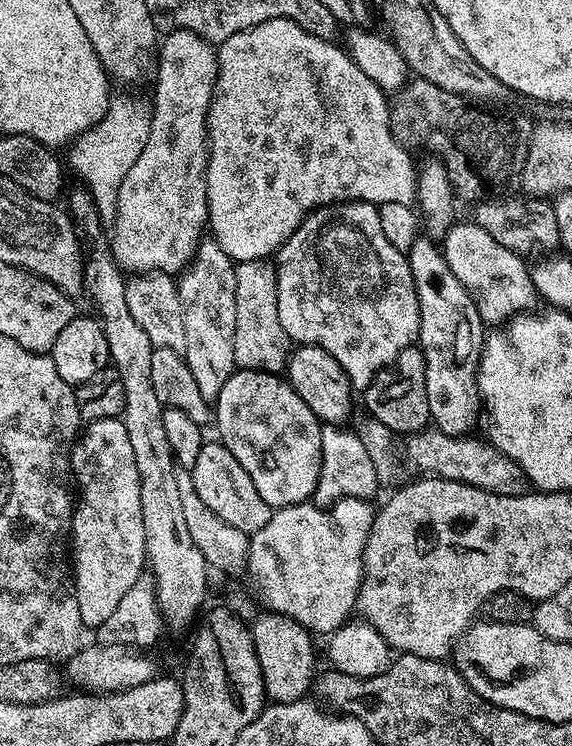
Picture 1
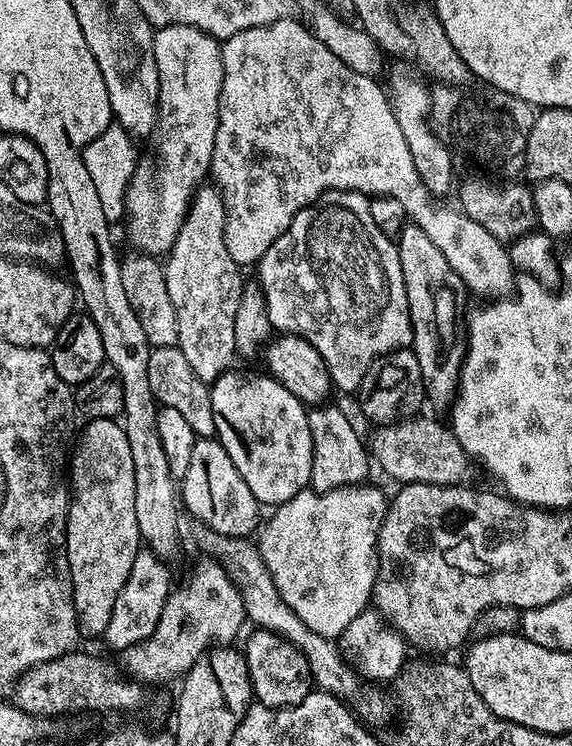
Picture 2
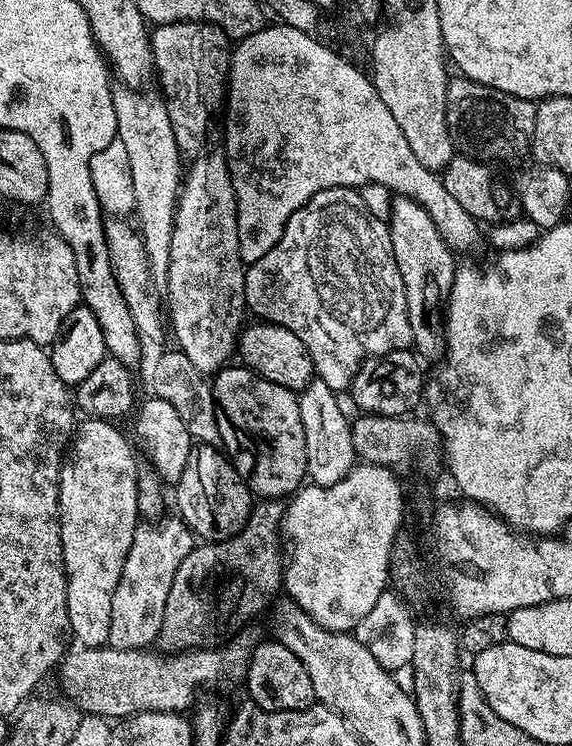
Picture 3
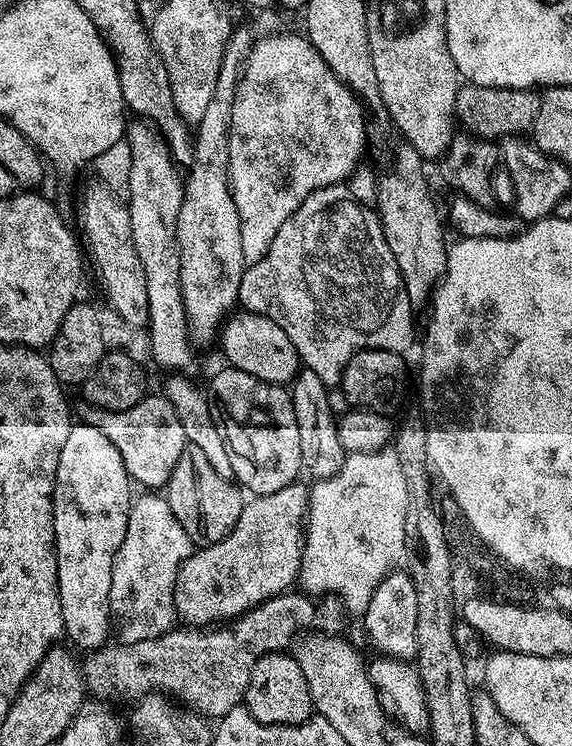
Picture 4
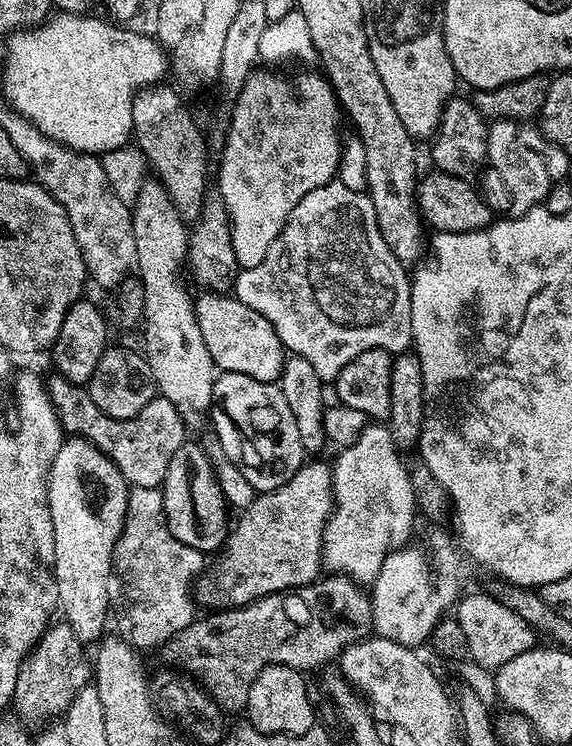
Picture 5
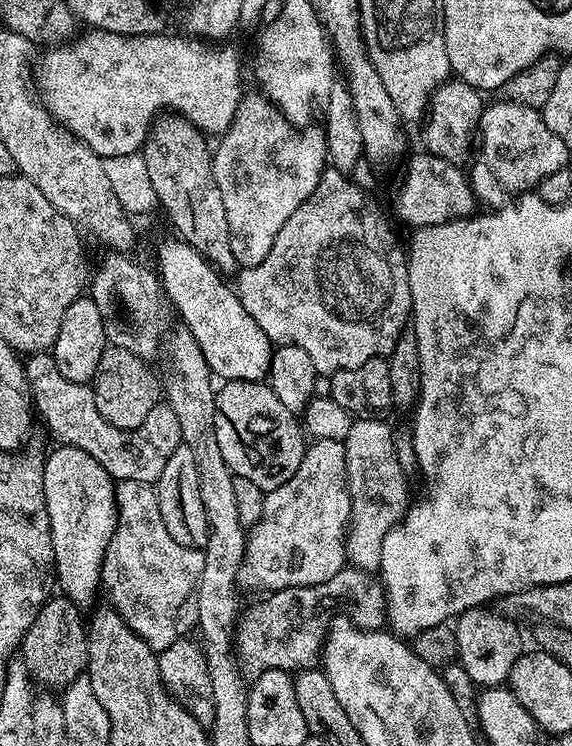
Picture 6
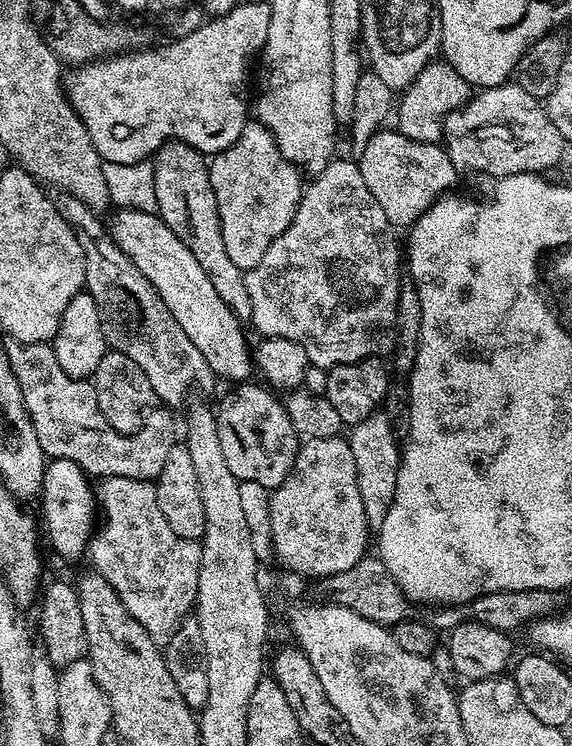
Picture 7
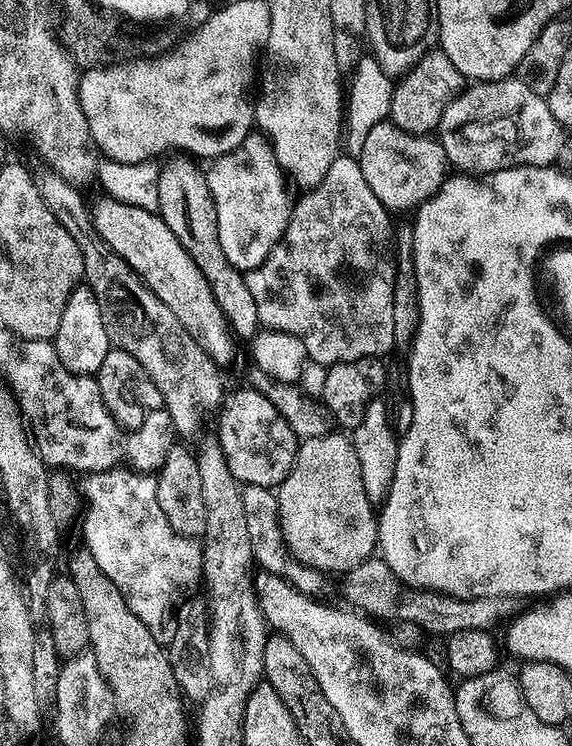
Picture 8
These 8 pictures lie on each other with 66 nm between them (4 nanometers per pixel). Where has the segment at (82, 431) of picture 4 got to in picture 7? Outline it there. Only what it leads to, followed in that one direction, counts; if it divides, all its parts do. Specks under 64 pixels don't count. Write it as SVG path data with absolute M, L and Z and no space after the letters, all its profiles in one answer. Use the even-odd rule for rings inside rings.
M49 459L47 461L45 470L44 470L44 486L42 489L42 501L44 500L44 520L42 516L42 522L48 526L48 532L46 528L46 536L52 539L52 548L54 551L57 552L58 555L61 556L64 560L76 560L79 558L80 555L87 553L90 548L90 541L94 535L94 525L97 523L98 520L98 501L96 499L96 494L94 491L94 484L93 481L90 479L89 474L87 474L83 469L79 467L76 463L70 460L60 460L60 459Z

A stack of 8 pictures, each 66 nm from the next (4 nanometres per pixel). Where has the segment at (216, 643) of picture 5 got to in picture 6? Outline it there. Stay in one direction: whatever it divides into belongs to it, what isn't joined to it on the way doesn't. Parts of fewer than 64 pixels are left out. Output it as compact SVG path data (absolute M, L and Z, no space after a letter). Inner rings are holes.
M346 566L334 578L309 588L283 588L267 593L261 604L237 619L234 653L244 678L261 676L266 670L315 668L322 656L326 621L335 608L348 604L356 596L354 623L364 632L379 632L388 623L388 603L379 575L367 568Z

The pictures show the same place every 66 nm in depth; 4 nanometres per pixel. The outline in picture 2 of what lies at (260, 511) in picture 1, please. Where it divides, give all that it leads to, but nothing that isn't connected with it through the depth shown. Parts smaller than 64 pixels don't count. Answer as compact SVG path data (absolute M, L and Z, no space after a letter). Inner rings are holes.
M215 438L197 439L194 450L191 451L190 466L187 467L178 492L187 513L189 510L200 519L201 525L215 532L248 538L261 527L262 506L254 498L254 494L250 494L250 486L246 486L242 474L238 474L238 466L230 462L230 454L226 454L220 441Z

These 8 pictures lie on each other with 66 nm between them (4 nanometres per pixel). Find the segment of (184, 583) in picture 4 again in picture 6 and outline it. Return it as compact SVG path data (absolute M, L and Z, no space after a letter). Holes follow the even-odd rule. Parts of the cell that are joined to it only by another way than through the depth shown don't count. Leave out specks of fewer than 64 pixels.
M317 440L309 443L298 470L282 486L267 493L260 521L250 528L245 556L239 571L239 583L245 588L264 588L265 593L283 588L309 588L334 578L348 560L348 526L352 522L352 499L348 489L344 442Z

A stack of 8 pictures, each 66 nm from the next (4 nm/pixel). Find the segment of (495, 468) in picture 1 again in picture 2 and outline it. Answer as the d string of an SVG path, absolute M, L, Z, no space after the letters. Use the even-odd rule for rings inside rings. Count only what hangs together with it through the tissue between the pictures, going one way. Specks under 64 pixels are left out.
M418 414L398 423L379 425L369 437L368 449L373 461L386 475L400 484L463 485L470 476L471 457L465 454L449 425Z

